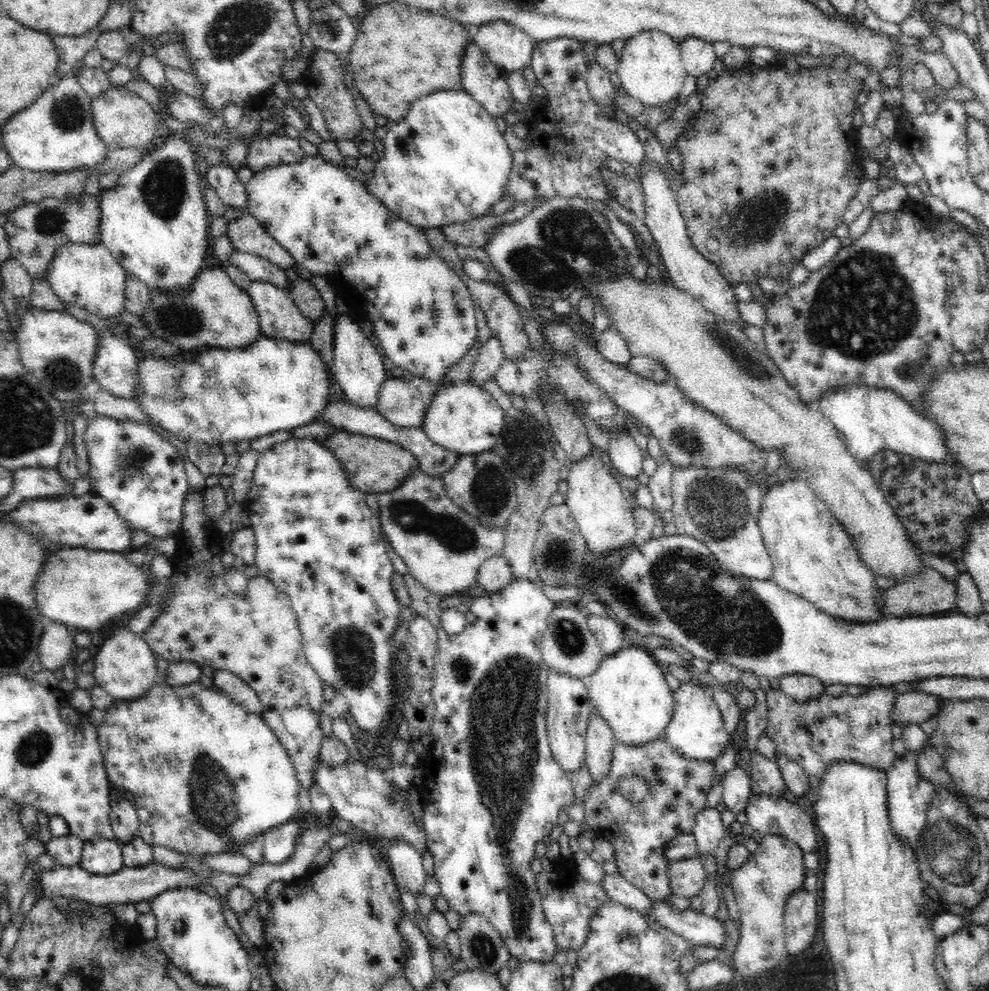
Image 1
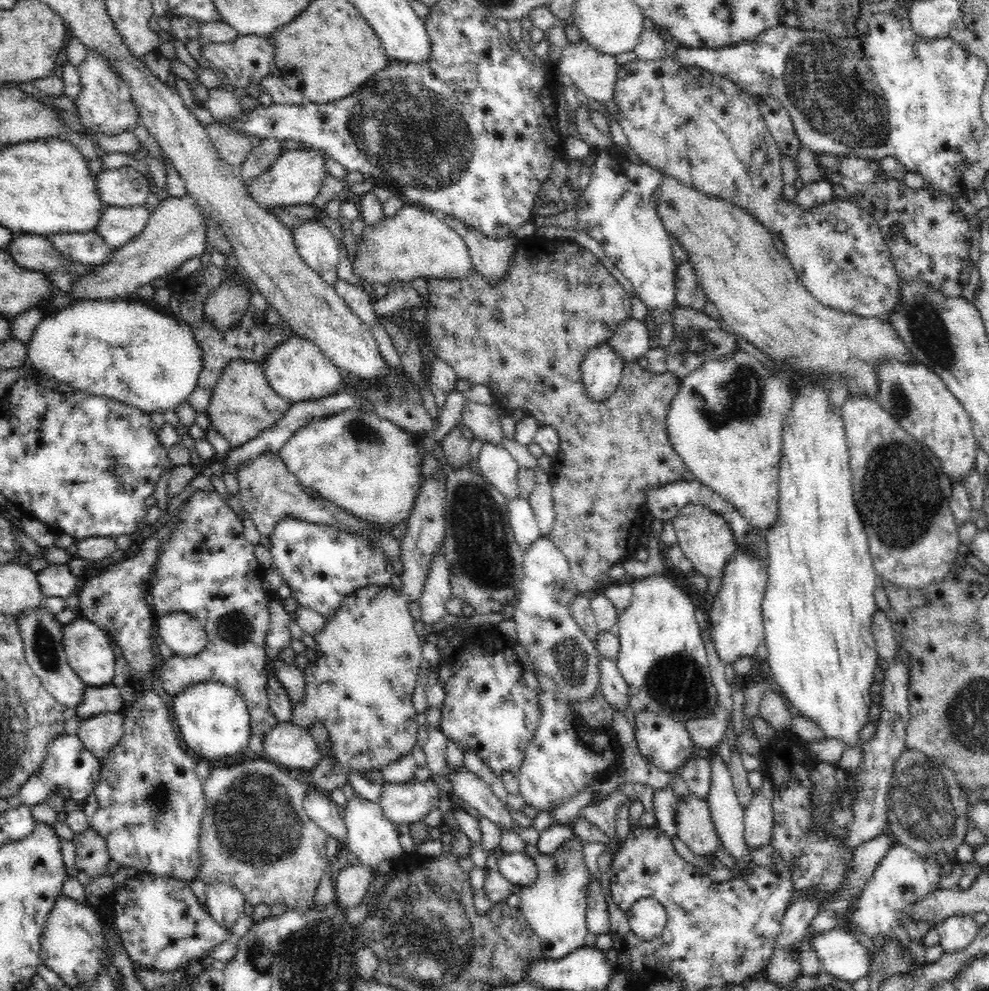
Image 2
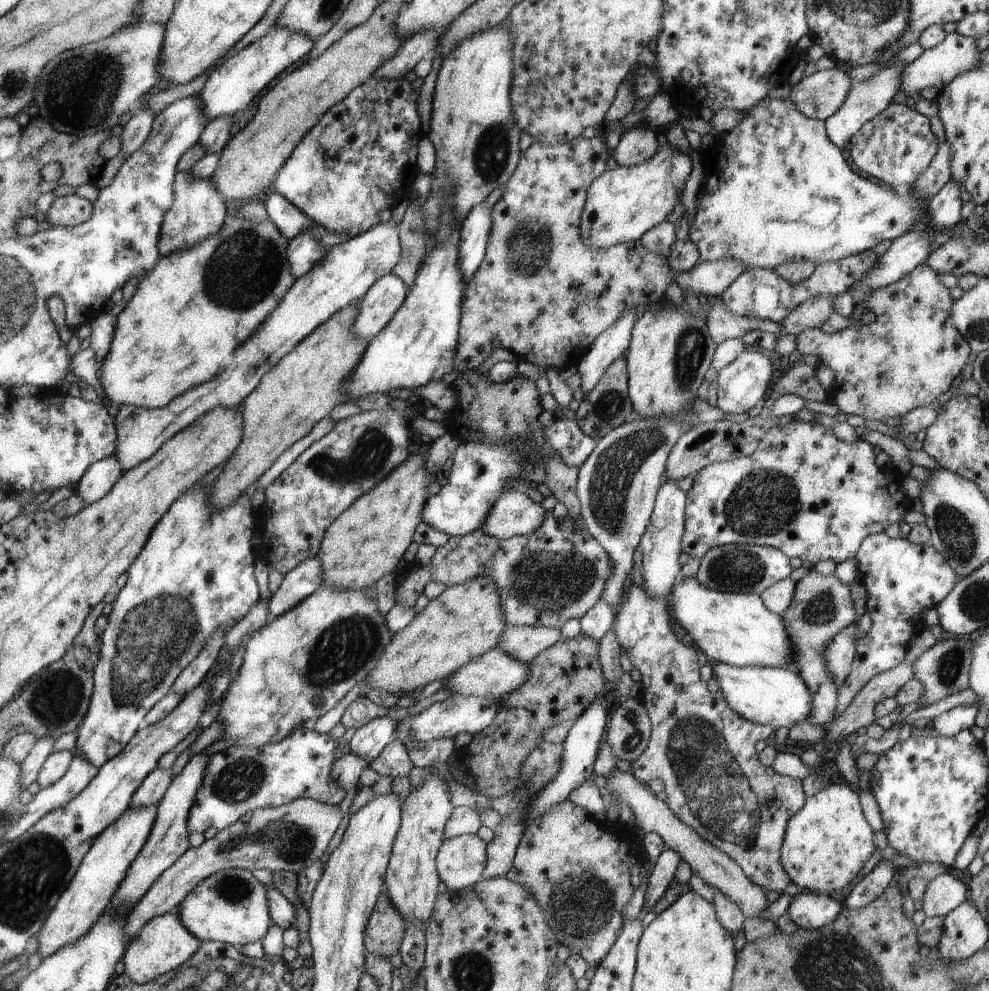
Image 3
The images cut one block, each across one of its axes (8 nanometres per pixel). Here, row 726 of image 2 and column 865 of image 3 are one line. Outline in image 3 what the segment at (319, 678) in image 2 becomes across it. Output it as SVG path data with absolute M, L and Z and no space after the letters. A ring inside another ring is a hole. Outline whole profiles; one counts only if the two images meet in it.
M918 265L910 274L875 290L862 305L857 305L847 329L835 333L825 333L821 328L806 329L795 336L797 350L805 351L810 360L817 360L819 364L829 366L834 371L834 404L838 406L839 412L880 421L884 418L899 419L915 408L928 406L940 394L950 390L972 351L953 323L954 300L949 288L940 283L938 275L928 265ZM867 310L874 312L874 322L864 326L855 324Z

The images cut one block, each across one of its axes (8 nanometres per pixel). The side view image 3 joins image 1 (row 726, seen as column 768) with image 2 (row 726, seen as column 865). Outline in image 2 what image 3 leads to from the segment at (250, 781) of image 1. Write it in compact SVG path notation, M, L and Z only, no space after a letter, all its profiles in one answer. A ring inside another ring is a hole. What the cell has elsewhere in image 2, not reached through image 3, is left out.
M220 682L192 684L170 699L174 710L174 724L184 744L208 762L228 760L234 756L248 755L250 738L253 736L250 711L241 692Z

